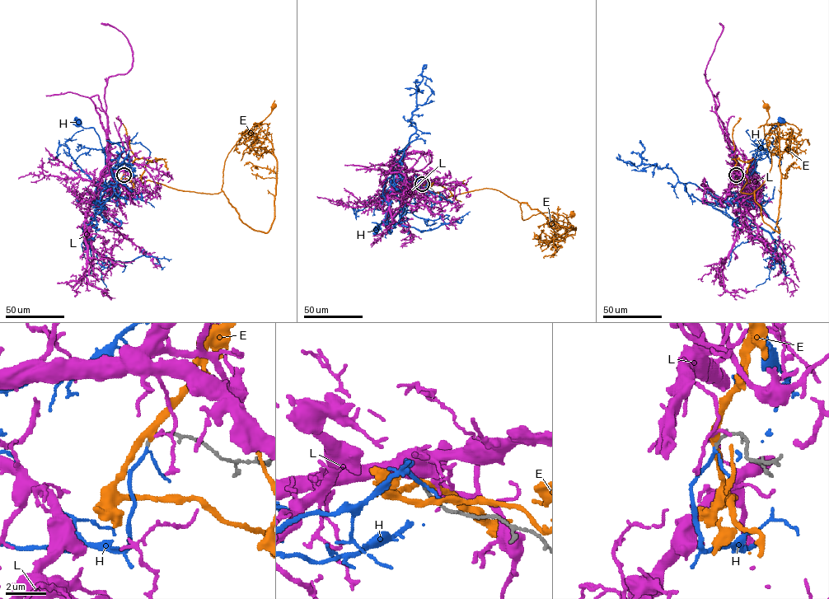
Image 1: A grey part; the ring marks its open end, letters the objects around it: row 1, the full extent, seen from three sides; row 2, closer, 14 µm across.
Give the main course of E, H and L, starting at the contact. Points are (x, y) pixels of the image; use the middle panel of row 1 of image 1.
E: (422, 184), (448, 189), (450, 197), (440, 194), (445, 198), (499, 190), (520, 203), (524, 220), (573, 214)
H: (422, 184), (405, 193), (407, 203), (403, 209), (400, 208), (392, 220), (378, 225), (377, 228)
L: (423, 184), (407, 183), (409, 186), (405, 166), (396, 161), (389, 165), (398, 166), (413, 190), (454, 190)

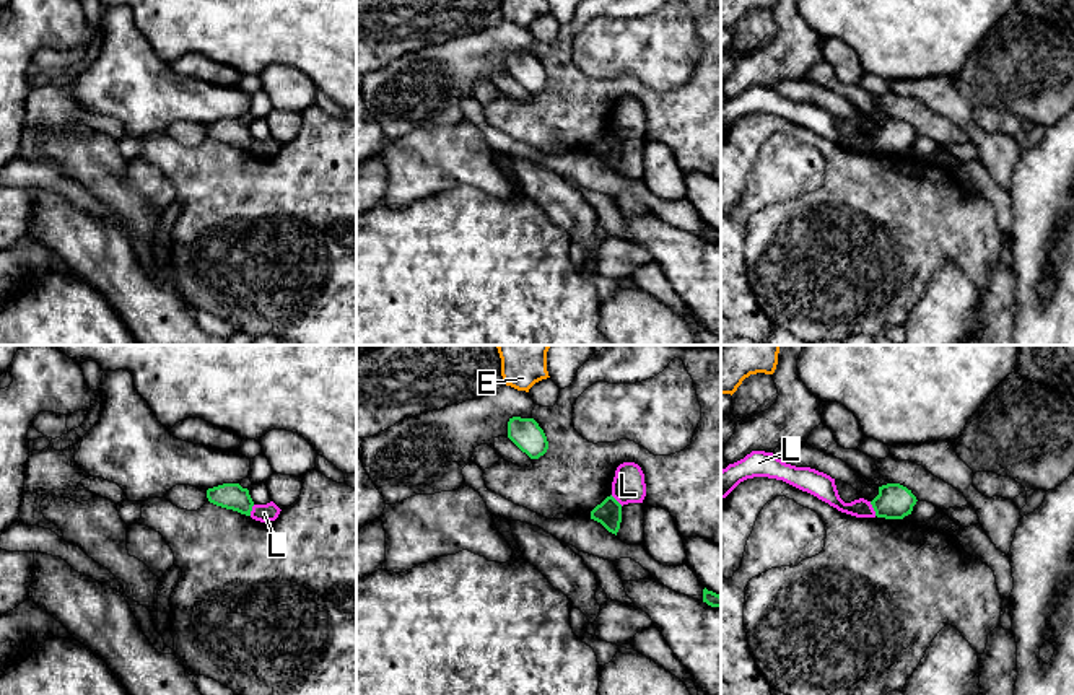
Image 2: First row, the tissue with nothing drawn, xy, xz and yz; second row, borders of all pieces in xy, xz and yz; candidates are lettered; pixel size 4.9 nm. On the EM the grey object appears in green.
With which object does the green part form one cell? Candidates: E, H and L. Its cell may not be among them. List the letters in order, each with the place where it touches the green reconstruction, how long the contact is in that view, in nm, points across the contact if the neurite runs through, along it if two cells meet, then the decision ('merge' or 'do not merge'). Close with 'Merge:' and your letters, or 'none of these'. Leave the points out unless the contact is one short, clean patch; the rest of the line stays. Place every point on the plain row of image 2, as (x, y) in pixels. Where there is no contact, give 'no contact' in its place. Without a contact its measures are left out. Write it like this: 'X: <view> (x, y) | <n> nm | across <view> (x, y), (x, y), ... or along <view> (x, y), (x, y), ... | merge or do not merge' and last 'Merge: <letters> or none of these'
E: no contact | do not merge
H: no contact | merge
L: yz (873, 142) | 80 nm | along yz (869, 137), (876, 150) | do not merge
Merge: H

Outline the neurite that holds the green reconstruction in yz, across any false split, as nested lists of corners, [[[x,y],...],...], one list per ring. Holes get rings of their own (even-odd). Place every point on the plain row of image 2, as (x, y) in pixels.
[[[900,119],[879,122],[879,130],[871,137],[875,151],[885,155],[903,155],[911,150],[916,132]]]

